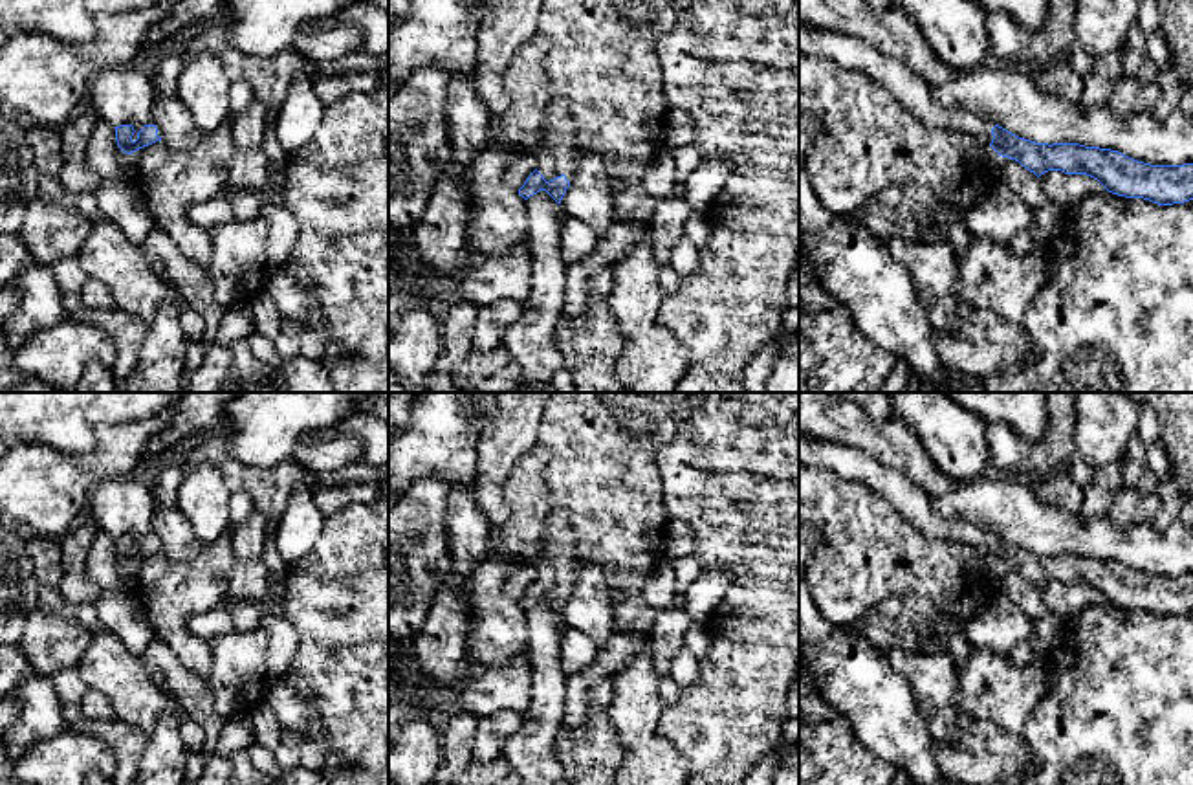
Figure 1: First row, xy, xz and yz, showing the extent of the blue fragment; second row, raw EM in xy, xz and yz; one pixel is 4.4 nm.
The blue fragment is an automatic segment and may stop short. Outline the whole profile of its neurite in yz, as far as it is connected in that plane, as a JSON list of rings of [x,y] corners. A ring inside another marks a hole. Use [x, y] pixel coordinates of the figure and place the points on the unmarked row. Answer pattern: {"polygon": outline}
{"polygon": [[[799,435],[799,464],[826,471],[845,481],[867,484],[883,495],[892,504],[892,508],[920,534],[933,539],[962,541],[973,545],[986,552],[999,567],[1019,572],[1037,589],[1048,581],[1061,581],[1065,585],[1087,585],[1098,591],[1109,603],[1125,609],[1144,609],[1158,616],[1173,616],[1193,611],[1193,574],[1151,576],[1111,559],[1085,558],[1079,554],[1048,556],[1019,548],[995,534],[980,530],[971,523],[944,519],[938,512],[933,510],[931,497],[920,486],[907,481],[900,471],[885,468],[880,460],[863,453],[861,449]]]}

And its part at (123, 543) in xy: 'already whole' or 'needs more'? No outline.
needs more

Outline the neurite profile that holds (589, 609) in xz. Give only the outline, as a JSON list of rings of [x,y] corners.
[[[585,563],[566,600],[561,618],[568,629],[590,636],[597,653],[608,647],[608,638],[616,631],[612,622],[612,602],[607,576],[596,563]]]

